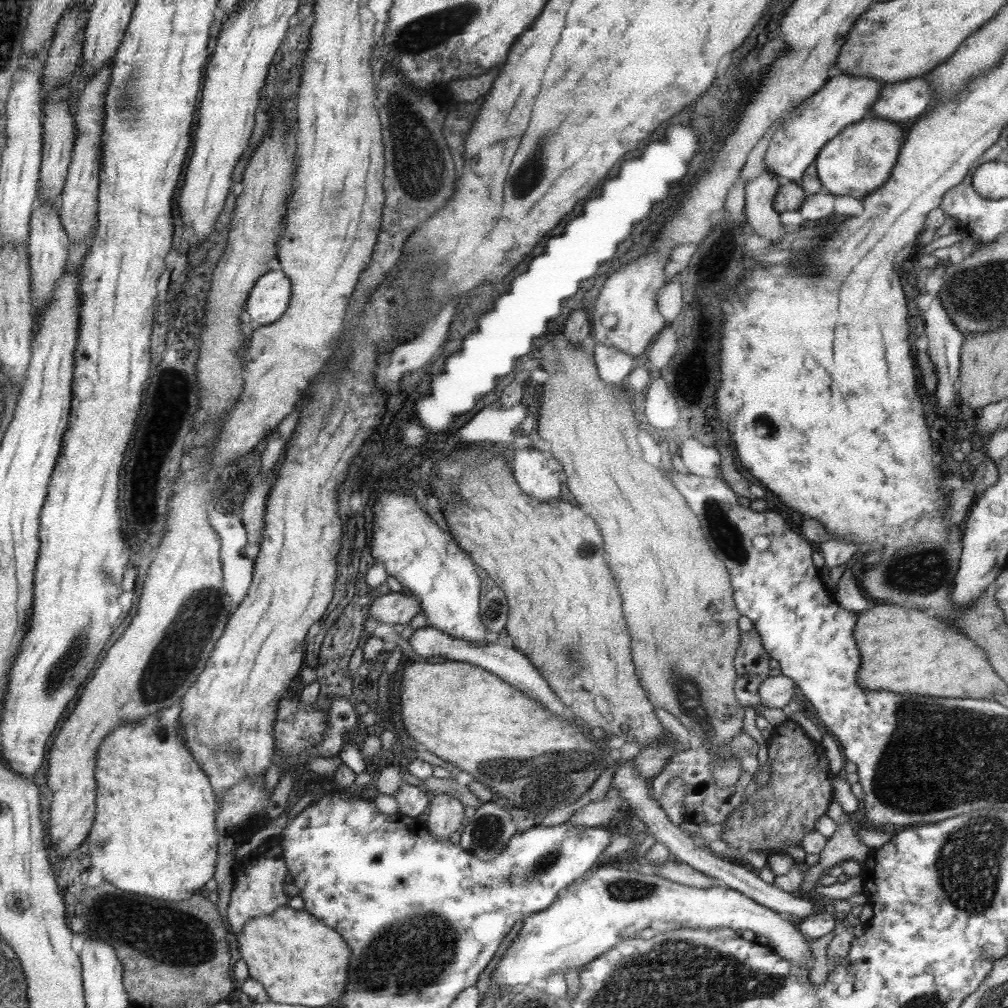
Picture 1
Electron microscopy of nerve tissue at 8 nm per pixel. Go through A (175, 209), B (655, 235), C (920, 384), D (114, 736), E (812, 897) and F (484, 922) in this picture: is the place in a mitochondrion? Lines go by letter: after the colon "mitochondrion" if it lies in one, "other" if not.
A: other
B: other
C: other
D: other
E: other
F: other

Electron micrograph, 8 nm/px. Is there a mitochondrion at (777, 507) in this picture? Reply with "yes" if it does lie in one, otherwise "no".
no

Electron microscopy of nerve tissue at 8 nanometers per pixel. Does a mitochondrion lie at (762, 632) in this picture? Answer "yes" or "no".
no

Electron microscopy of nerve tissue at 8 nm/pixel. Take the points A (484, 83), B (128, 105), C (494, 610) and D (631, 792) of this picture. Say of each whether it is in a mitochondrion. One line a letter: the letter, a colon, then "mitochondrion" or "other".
A: other
B: mitochondrion
C: mitochondrion
D: other

